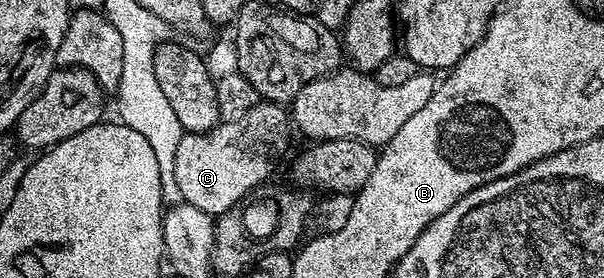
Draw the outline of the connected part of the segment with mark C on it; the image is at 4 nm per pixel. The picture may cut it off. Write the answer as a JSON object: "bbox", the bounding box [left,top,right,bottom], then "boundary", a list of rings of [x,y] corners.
{"bbox":[175,101,291,217],"boundary":[[[259,101],[237,120],[221,122],[203,134],[182,134],[175,151],[175,183],[182,202],[214,217],[232,210],[270,175],[273,165],[284,155],[289,145],[289,127],[291,131],[291,117],[282,104]]]}

